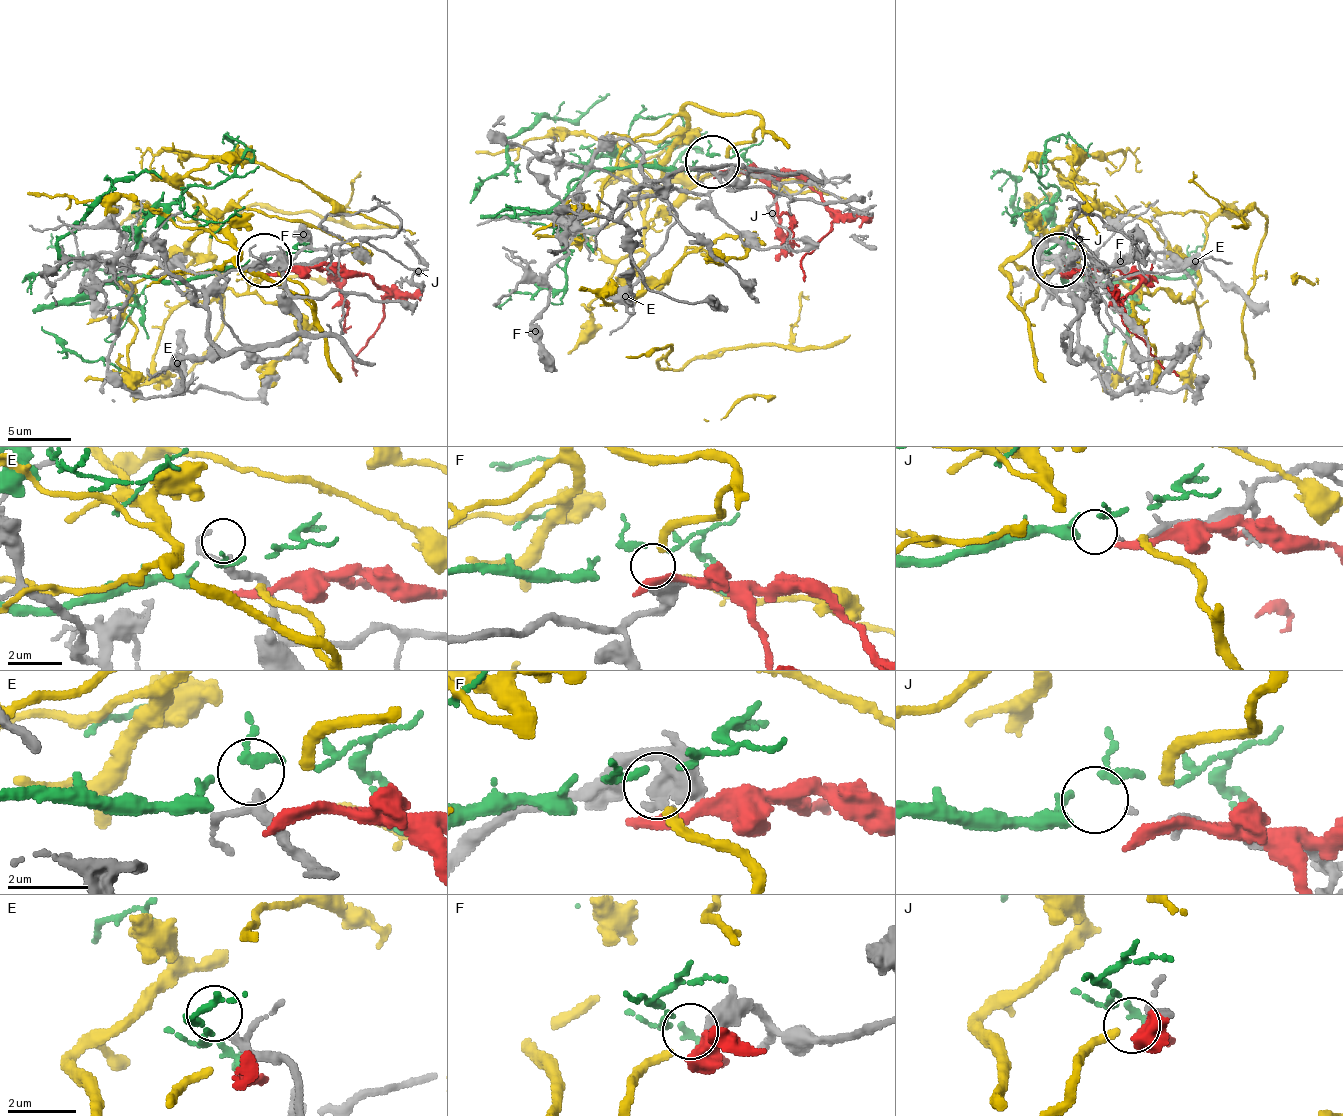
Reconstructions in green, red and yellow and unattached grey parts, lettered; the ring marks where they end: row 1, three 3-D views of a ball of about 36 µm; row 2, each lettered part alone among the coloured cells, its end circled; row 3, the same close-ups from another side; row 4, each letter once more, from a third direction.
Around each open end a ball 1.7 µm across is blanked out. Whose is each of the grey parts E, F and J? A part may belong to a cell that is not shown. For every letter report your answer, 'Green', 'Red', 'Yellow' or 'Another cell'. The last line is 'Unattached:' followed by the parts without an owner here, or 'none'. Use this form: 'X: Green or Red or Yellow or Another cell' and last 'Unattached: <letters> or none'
E: Another cell
F: Yellow
J: Green
Unattached: E

